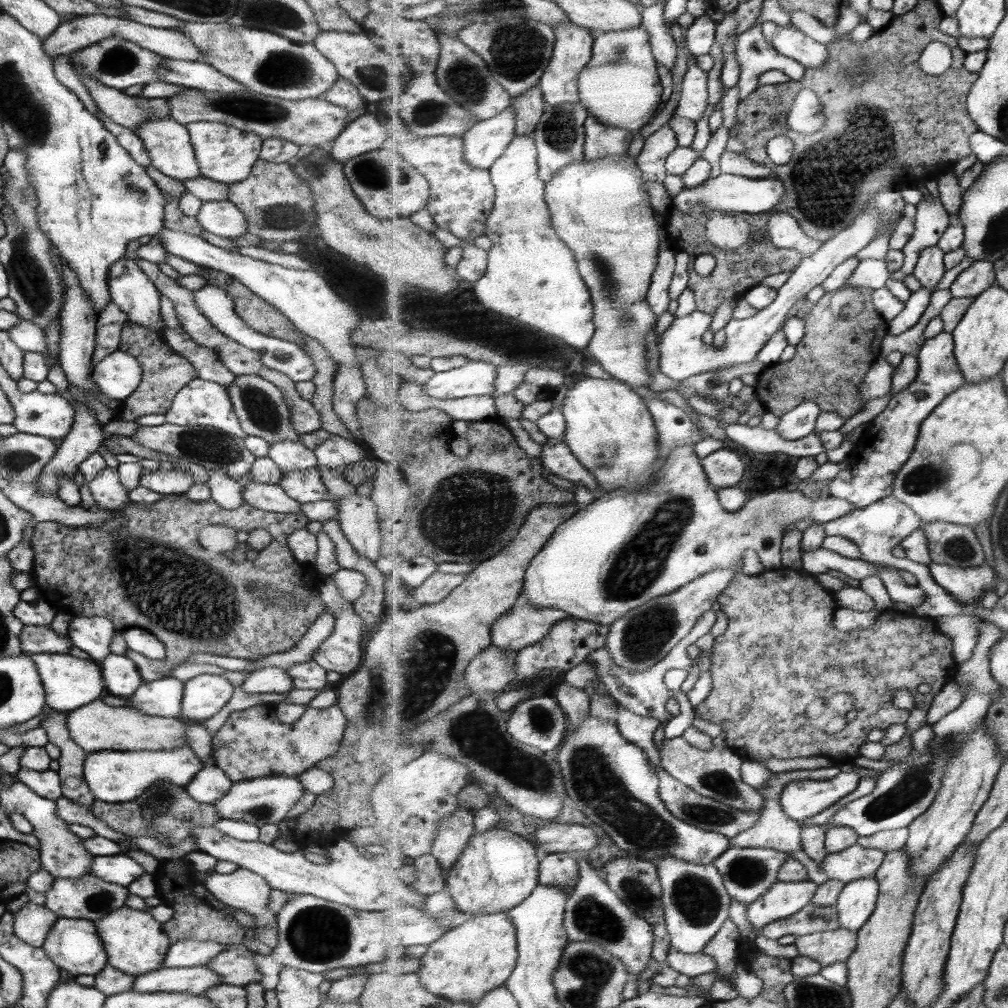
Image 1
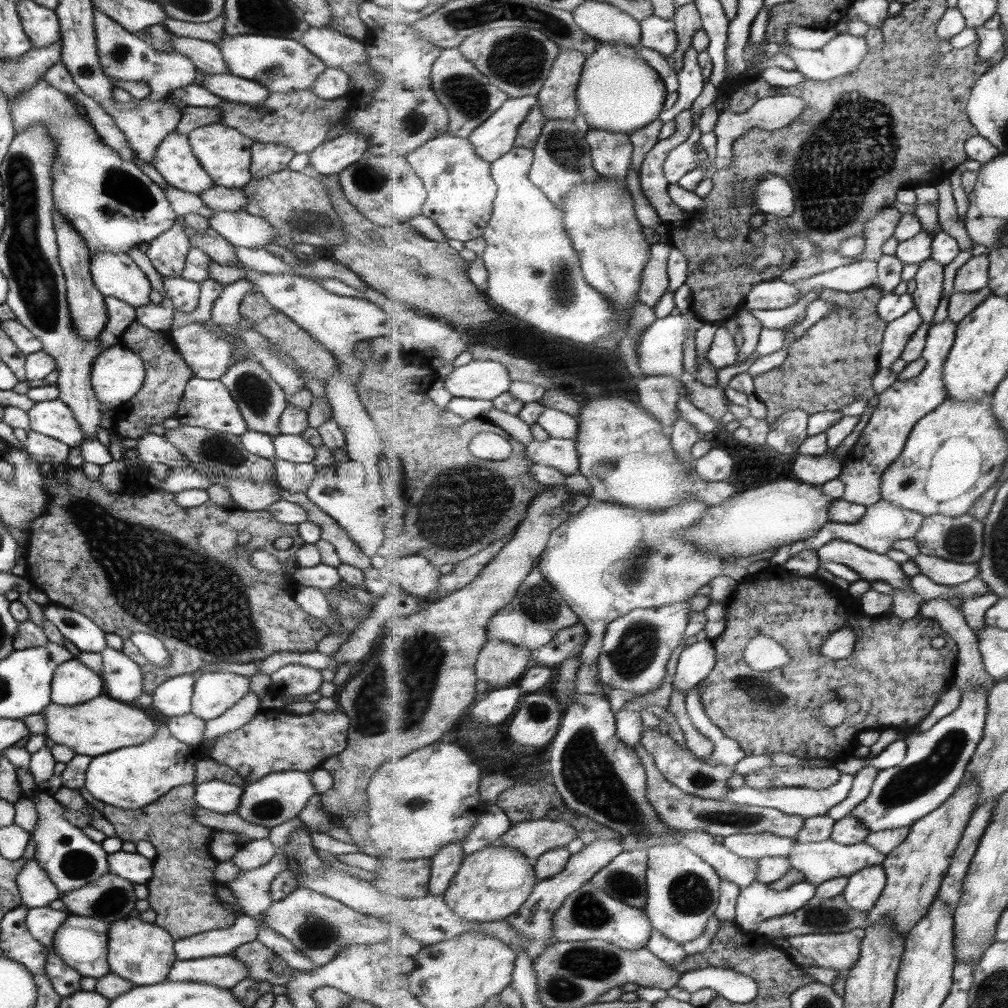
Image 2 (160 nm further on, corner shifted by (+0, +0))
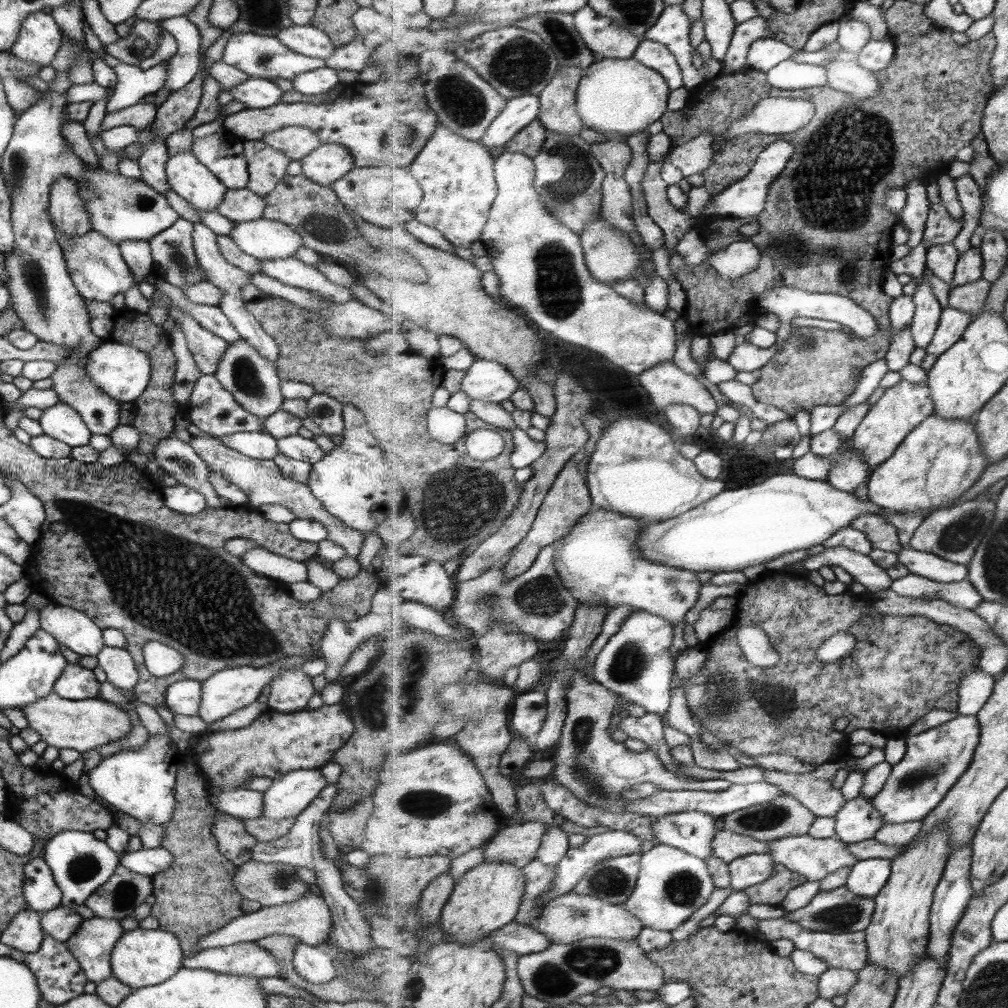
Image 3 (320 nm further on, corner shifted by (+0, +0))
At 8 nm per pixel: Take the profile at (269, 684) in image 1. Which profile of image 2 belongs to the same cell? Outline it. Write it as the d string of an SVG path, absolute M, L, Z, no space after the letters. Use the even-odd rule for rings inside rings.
M249 690L231 708L227 708L218 717L205 721L202 743L245 726L256 715L258 702L255 693Z

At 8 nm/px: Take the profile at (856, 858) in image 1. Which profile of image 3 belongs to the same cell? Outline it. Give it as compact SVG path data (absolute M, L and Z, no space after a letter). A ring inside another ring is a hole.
M811 835L788 836L779 840L768 841L770 844L770 855L779 864L784 864L793 872L801 873L809 881L821 882L832 872L840 868L855 866L859 860L849 852L848 846L841 839L833 836L831 838L815 838Z

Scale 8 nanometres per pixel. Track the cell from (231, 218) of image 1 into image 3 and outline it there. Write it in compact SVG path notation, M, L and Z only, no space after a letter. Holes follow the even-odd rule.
M263 217L237 222L228 237L245 254L259 260L293 257L303 245L302 238L290 226Z

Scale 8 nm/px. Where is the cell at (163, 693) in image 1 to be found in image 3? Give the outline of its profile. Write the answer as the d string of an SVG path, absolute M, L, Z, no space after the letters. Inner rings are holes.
M179 680L167 687L164 706L174 714L196 716L201 693L201 683L197 680Z

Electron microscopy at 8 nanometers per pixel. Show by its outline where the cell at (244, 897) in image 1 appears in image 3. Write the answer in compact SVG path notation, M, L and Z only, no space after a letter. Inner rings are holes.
M296 944L290 961L293 970L309 984L325 984L338 975L332 956L319 946Z

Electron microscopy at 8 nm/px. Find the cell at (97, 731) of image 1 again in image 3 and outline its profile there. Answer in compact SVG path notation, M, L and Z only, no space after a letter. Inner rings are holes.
M47 693L42 699L20 706L27 726L35 730L46 746L87 752L92 748L109 744L130 731L129 717L122 710L99 698L65 700L55 693Z

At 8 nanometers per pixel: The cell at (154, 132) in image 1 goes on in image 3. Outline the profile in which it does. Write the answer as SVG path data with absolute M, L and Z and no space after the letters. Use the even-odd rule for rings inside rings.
M189 149L168 157L165 174L170 190L197 211L215 211L228 190Z

